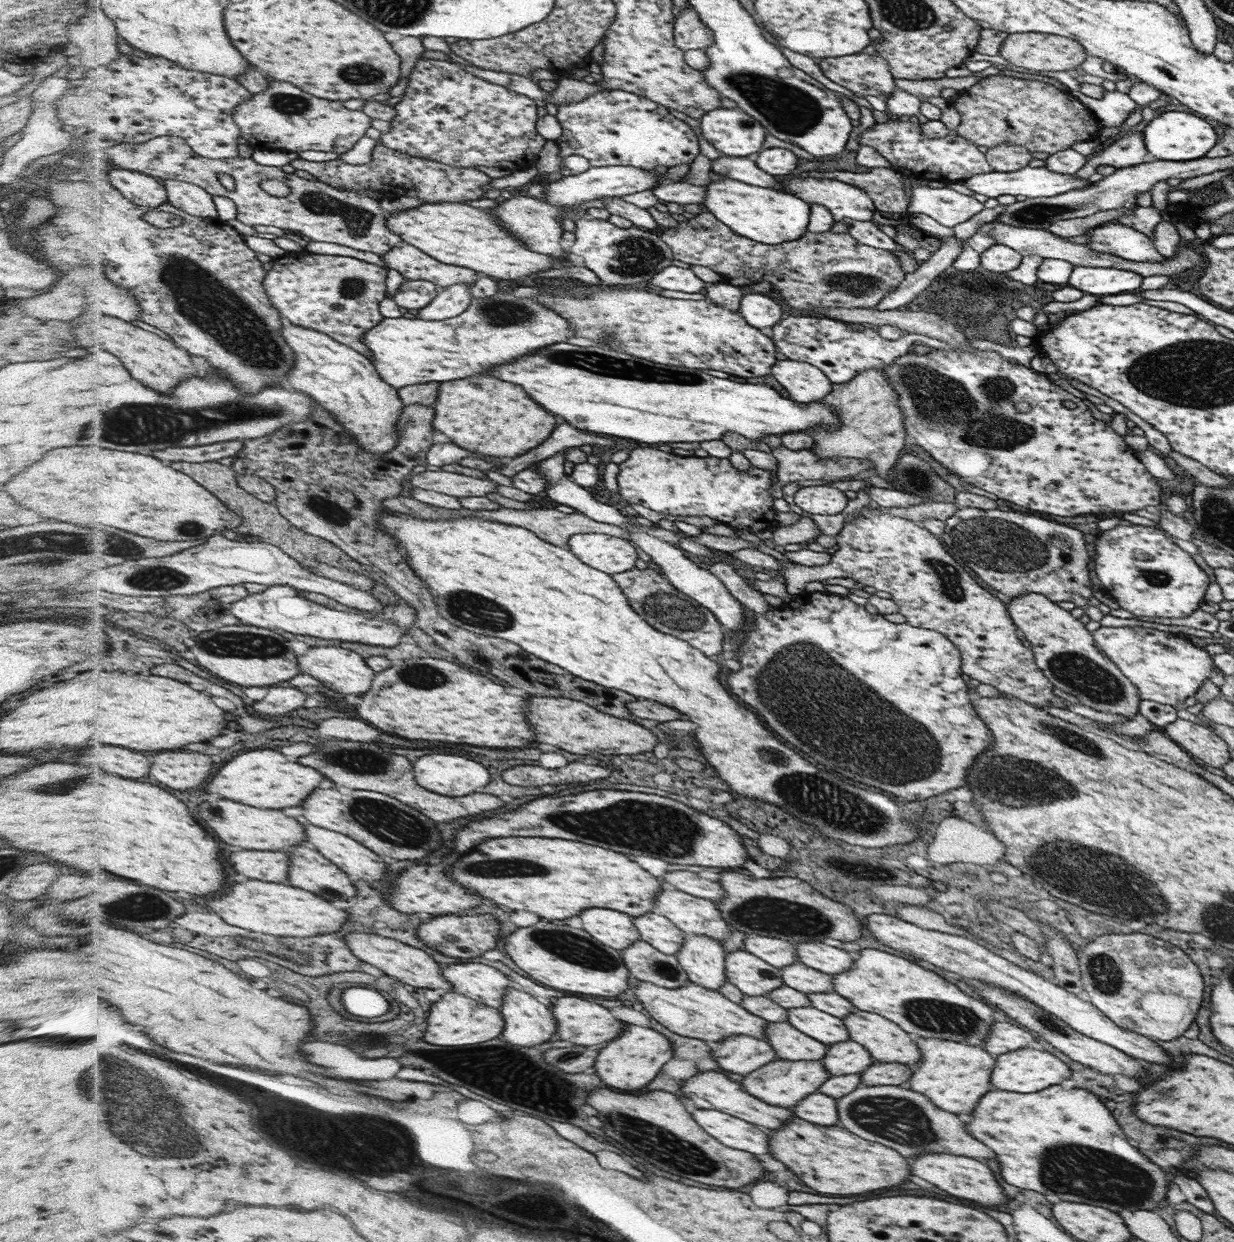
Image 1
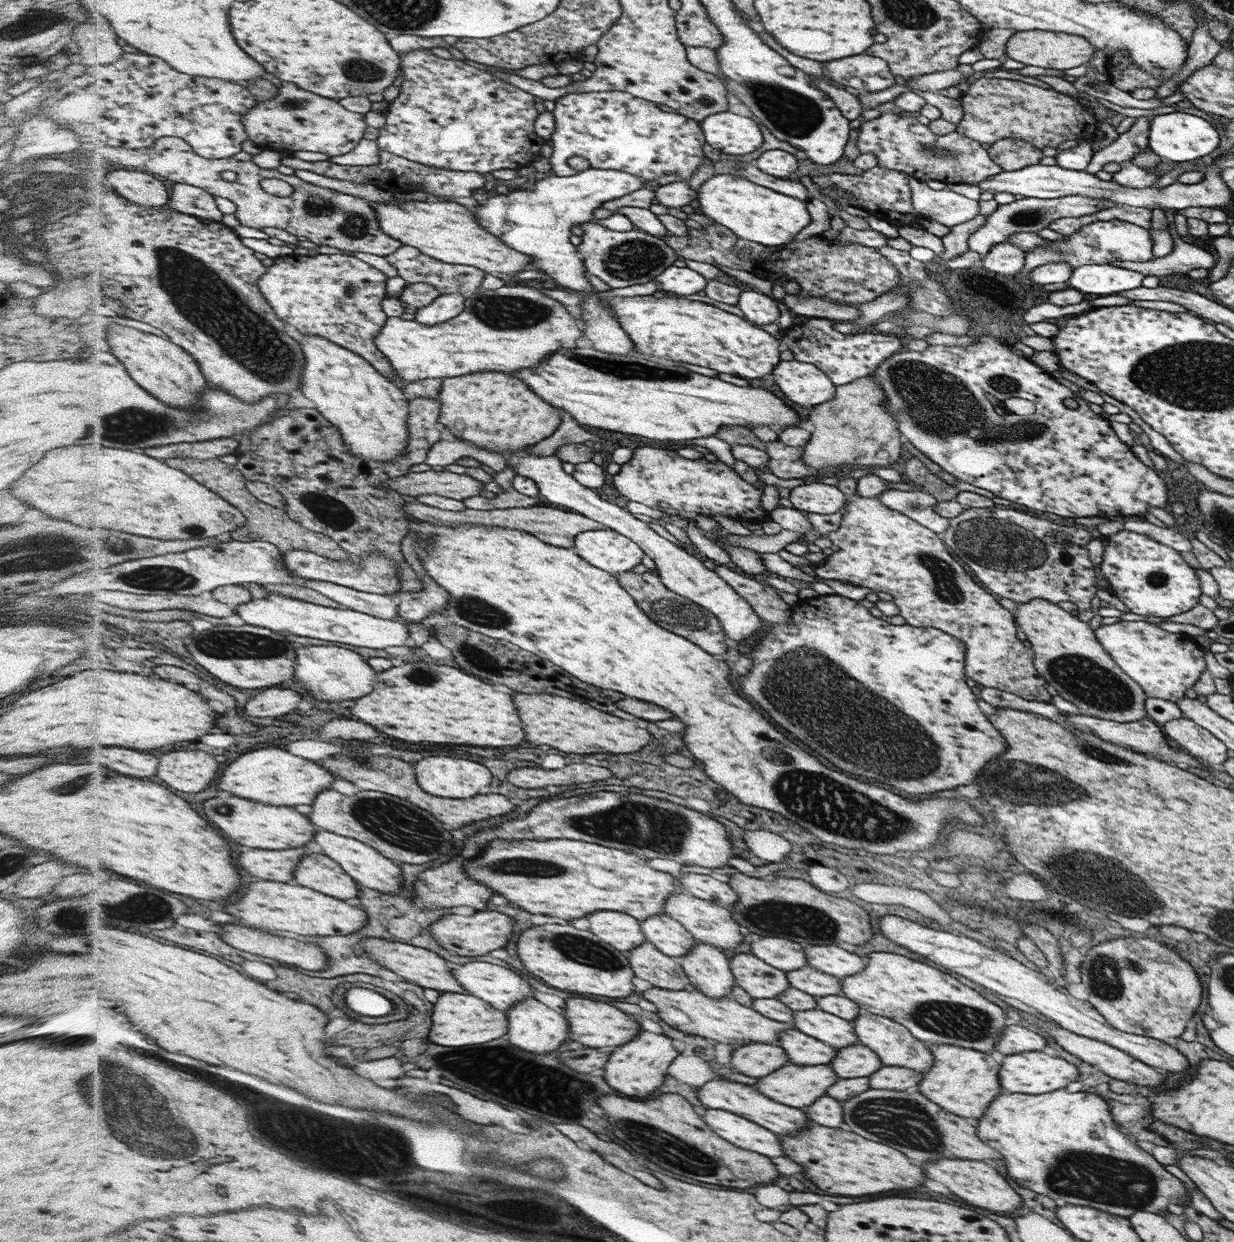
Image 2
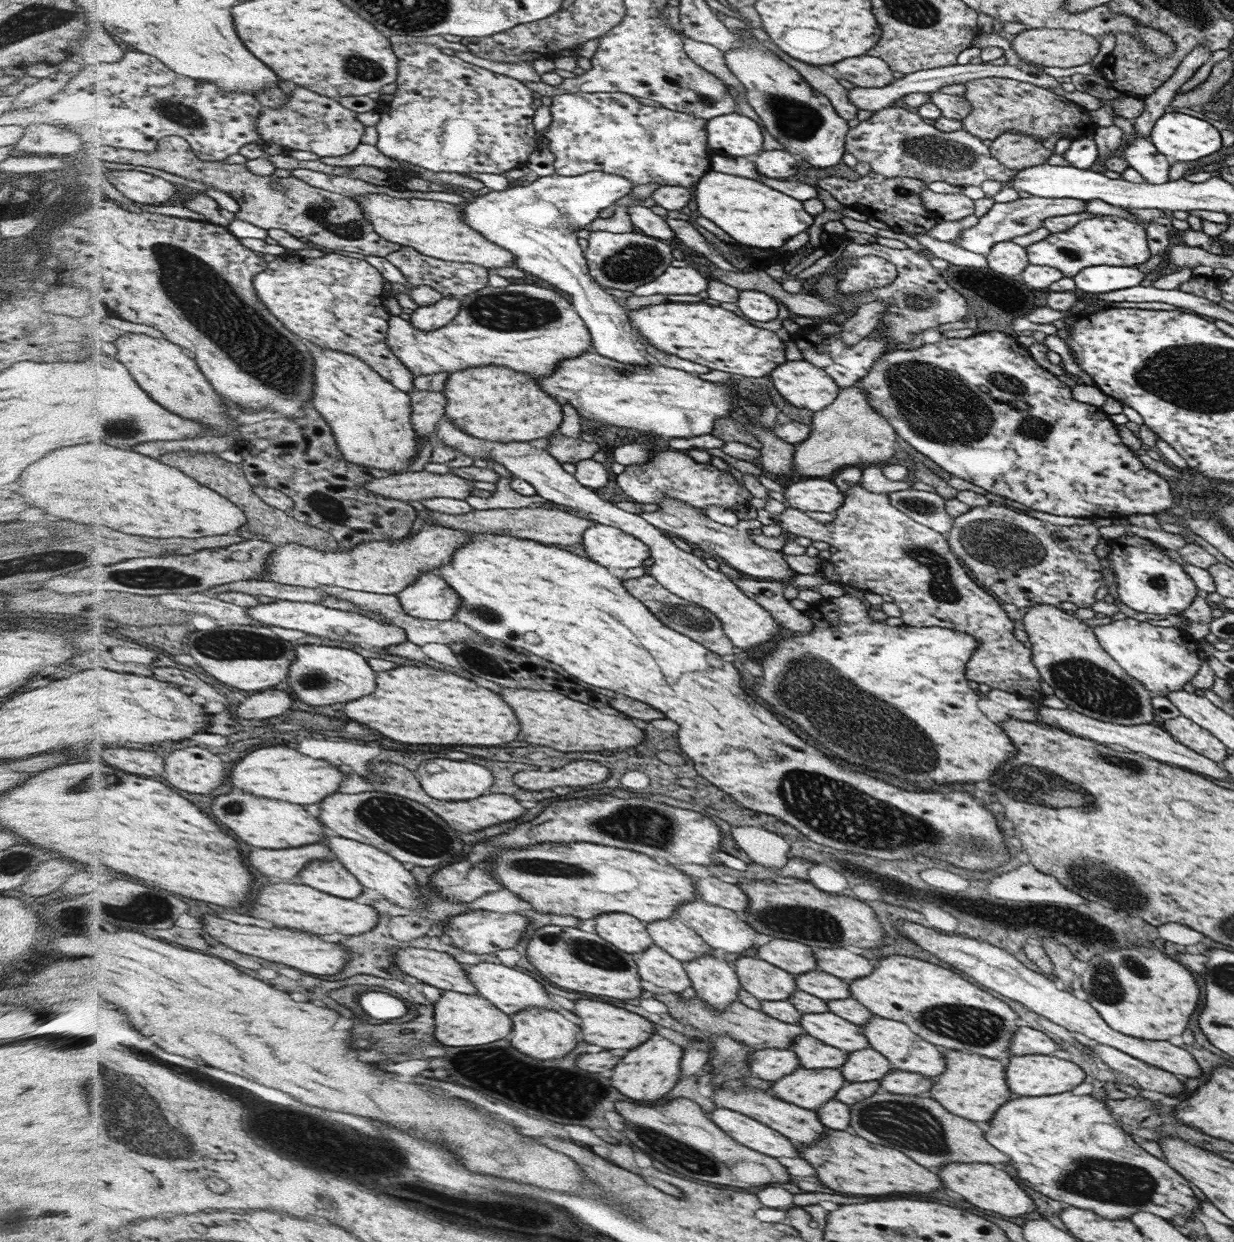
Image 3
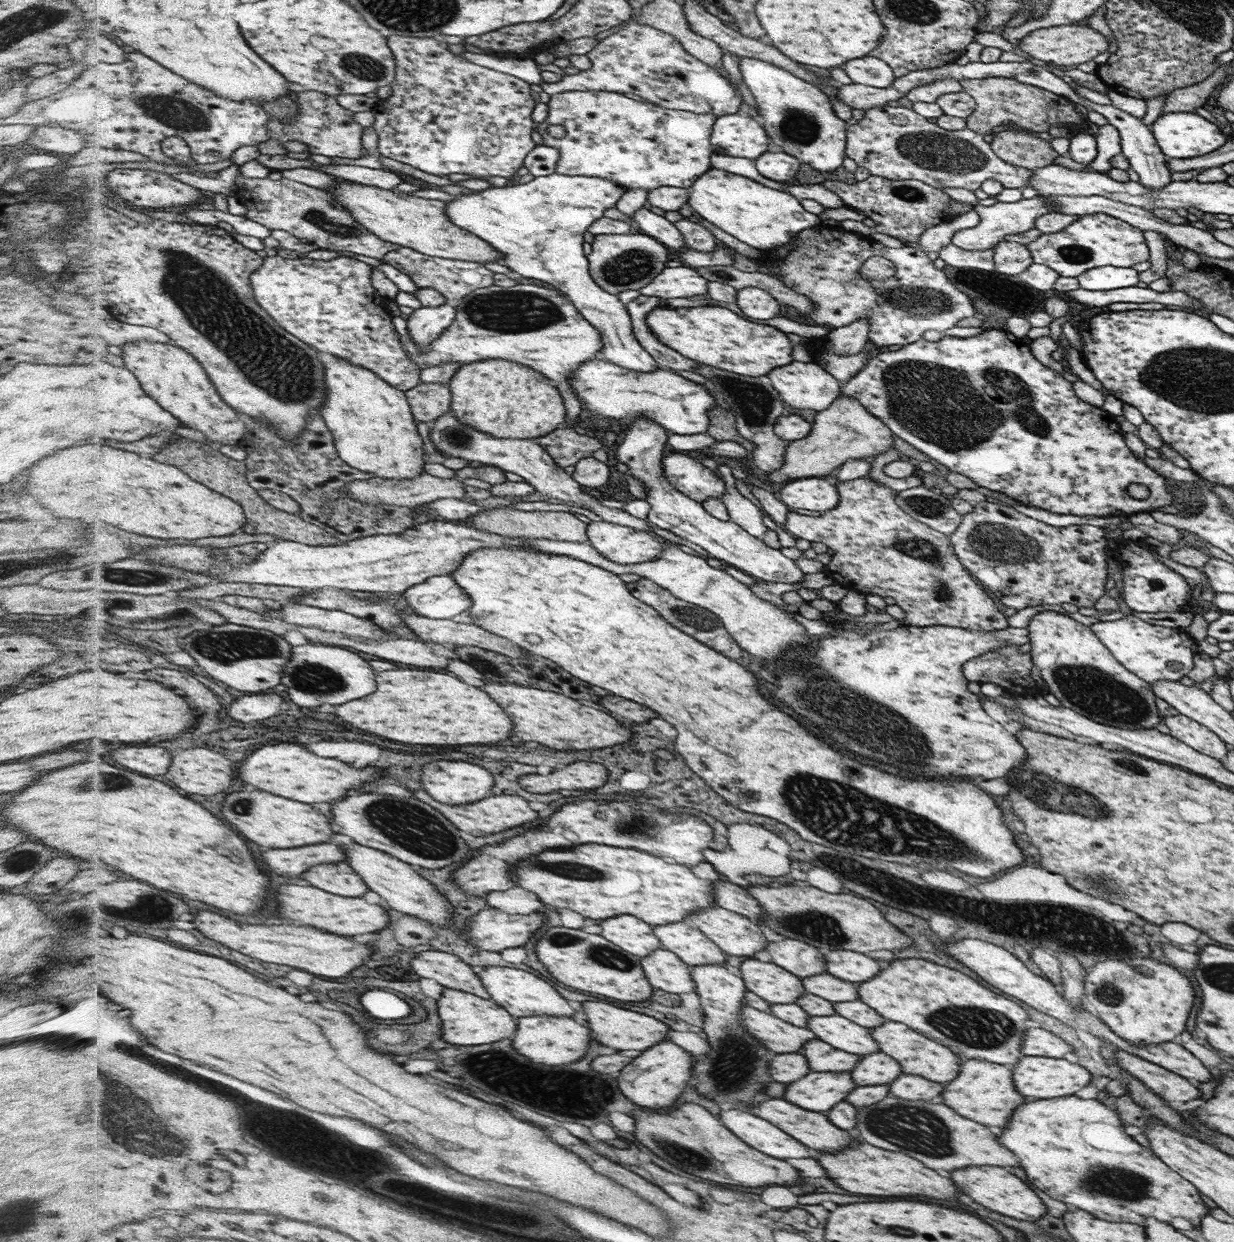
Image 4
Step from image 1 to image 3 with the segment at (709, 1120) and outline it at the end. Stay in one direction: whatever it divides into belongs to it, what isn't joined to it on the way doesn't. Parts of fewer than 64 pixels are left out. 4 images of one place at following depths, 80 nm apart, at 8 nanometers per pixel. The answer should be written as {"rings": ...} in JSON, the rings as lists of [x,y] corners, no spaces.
{"rings":[[[718,1107],[712,1111],[711,1118],[736,1142],[744,1142],[744,1146],[752,1146],[752,1150],[772,1154],[772,1158],[798,1158],[794,1144],[786,1136],[750,1115]]]}

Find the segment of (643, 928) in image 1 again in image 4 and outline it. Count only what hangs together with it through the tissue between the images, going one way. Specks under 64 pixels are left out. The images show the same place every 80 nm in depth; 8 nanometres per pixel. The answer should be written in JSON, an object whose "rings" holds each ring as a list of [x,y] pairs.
{"rings":[[[672,922],[656,926],[654,933],[658,935],[664,949],[676,954],[690,968],[706,964],[726,965],[725,952],[698,927]]]}

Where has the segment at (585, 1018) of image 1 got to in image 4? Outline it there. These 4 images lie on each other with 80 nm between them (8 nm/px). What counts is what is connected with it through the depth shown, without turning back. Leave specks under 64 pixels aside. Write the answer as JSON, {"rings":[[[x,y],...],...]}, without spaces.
{"rings":[[[582,1002],[582,1008],[588,1018],[588,1028],[592,1030],[592,1040],[616,1050],[646,1050],[656,1042],[666,1040],[666,1034],[671,1030],[668,1025],[652,1016],[624,1010],[606,1002]]]}

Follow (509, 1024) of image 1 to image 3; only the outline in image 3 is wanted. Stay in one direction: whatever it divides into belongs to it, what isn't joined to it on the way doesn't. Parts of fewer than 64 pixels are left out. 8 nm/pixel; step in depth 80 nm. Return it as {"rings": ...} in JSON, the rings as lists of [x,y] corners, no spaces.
{"rings":[[[528,1007],[526,1010],[511,1015],[513,1019],[512,1032],[508,1034],[510,1044],[514,1048],[518,1048],[520,1052],[538,1058],[538,1060],[556,1060],[566,1056],[578,1042],[578,1034],[580,1028],[576,1024],[572,1024],[570,1020],[566,1020],[562,1014],[538,1007]]]}

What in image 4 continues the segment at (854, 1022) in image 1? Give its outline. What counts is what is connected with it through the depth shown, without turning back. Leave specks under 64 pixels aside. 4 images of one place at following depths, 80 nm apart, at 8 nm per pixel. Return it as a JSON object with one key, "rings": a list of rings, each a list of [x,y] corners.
{"rings":[[[884,1021],[880,1026],[870,1029],[875,1041],[879,1043],[879,1051],[895,1058],[903,1067],[904,1074],[913,1074],[931,1080],[947,1083],[953,1081],[960,1072],[961,1057],[943,1043],[938,1043],[926,1035],[919,1034],[901,1022]]]}

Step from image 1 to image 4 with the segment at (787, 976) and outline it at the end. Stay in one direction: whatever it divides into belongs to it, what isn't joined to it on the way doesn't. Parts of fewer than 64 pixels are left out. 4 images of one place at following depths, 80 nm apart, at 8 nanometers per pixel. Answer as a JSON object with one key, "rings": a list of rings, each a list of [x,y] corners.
{"rings":[[[826,972],[807,976],[802,981],[806,992],[821,996],[833,1003],[859,999],[857,983],[832,976]]]}

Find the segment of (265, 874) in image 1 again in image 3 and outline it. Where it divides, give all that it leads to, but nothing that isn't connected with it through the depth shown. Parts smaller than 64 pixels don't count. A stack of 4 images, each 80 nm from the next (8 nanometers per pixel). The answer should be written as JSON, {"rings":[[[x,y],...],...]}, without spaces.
{"rings":[[[312,844],[312,846],[302,846],[292,850],[258,848],[250,854],[250,862],[254,868],[258,868],[266,876],[292,880],[306,868],[306,864],[318,858],[330,859],[328,856],[330,856],[330,848],[324,844]]]}

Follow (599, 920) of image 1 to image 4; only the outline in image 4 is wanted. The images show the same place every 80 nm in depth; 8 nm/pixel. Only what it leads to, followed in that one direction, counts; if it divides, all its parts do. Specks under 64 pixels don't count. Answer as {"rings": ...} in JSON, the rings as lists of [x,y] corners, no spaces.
{"rings":[[[622,914],[616,918],[608,918],[602,920],[600,926],[604,938],[642,959],[662,947],[658,935],[654,933],[655,928],[650,923],[636,918],[636,915]]]}

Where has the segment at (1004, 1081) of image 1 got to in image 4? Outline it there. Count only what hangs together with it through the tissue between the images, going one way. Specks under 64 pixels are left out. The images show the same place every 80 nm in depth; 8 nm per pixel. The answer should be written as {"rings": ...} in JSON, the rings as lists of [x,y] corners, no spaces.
{"rings":[[[1022,1056],[1013,1070],[1016,1090],[1028,1100],[1075,1095],[1078,1090],[1090,1084],[1092,1078],[1087,1067],[1069,1062],[1064,1058]]]}

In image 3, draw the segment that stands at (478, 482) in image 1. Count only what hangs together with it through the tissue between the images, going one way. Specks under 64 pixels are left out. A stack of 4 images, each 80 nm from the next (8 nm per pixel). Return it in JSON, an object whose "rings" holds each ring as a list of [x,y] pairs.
{"rings":[[[405,472],[394,475],[385,474],[364,483],[368,491],[376,495],[403,500],[419,500],[427,498],[455,498],[464,500],[470,496],[472,481],[454,474],[432,474],[426,472]]]}

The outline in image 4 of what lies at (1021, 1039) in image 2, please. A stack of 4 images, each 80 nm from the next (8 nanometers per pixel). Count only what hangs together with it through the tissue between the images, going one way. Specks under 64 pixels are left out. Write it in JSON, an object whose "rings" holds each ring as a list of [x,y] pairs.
{"rings":[[[1028,1024],[1028,1034],[1023,1036],[1021,1046],[1023,1056],[1041,1056],[1048,1058],[1064,1058],[1064,1054],[1073,1052],[1074,1048],[1059,1036],[1054,1035],[1049,1028],[1044,1028],[1037,1024]]]}

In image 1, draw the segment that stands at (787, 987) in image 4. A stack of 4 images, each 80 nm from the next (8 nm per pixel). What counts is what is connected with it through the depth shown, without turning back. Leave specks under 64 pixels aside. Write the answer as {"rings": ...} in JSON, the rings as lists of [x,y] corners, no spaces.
{"rings":[[[744,949],[727,955],[727,981],[737,986],[744,995],[767,996],[771,990],[782,986],[783,973],[780,968],[763,962]]]}

